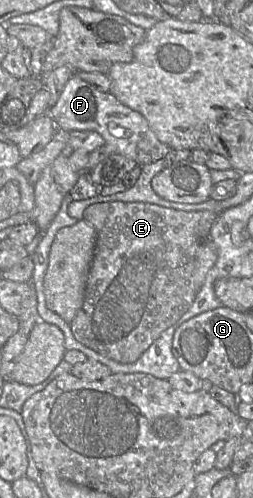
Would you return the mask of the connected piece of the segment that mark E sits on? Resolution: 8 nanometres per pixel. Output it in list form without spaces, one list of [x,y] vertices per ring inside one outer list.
[[[112,201],[88,206],[83,219],[96,230],[96,245],[84,302],[70,323],[76,340],[118,363],[136,362],[161,333],[191,307],[197,293],[193,280],[197,250],[210,238],[218,215],[208,210],[183,211],[144,202]]]

